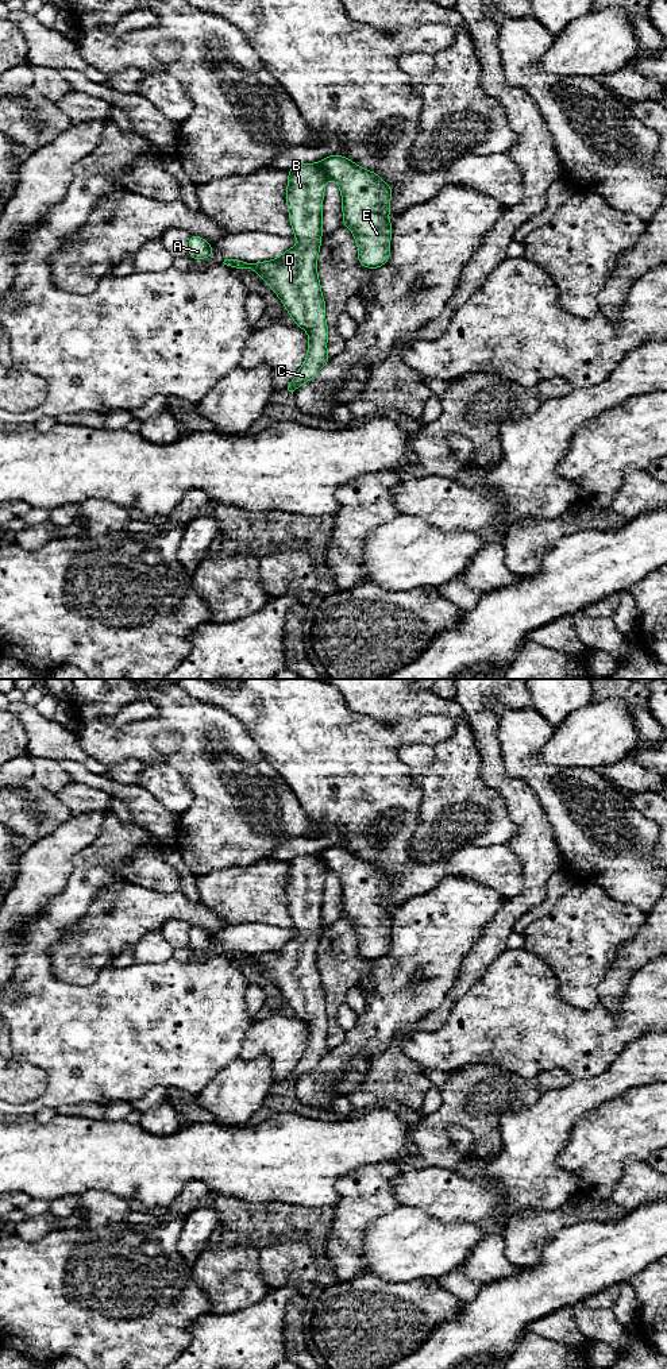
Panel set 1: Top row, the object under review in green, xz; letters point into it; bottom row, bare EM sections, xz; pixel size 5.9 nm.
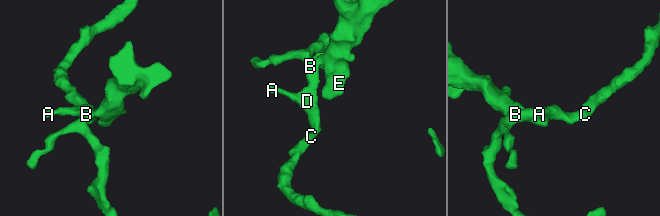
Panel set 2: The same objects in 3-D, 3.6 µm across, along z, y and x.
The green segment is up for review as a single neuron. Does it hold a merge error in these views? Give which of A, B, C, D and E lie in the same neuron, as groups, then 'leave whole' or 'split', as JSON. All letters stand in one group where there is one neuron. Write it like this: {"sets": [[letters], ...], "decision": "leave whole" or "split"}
{"sets": [["A", "B", "C", "D"], ["E"]], "decision": "split"}

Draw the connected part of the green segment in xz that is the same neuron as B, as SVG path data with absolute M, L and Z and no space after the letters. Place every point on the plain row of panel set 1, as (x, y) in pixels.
M320 855L297 856L288 864L286 895L297 937L267 953L248 955L224 950L223 955L236 960L252 960L259 965L281 990L294 1014L308 1023L306 1050L290 1076L284 1080L284 1083L294 1084L329 1052L325 992L317 968L317 946L323 925L323 887L328 867Z

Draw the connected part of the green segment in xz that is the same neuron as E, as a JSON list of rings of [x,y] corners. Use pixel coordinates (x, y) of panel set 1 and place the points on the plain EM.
[[[329,847],[320,852],[320,857],[340,878],[343,917],[354,925],[359,955],[370,960],[381,959],[390,948],[390,876],[342,847]]]

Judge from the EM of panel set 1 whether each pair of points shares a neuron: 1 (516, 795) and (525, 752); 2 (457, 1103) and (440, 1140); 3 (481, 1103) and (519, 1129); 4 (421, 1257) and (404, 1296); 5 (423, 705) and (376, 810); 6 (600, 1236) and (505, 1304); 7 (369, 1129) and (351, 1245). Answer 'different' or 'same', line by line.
1: different
2: same
3: different
4: different
5: different
6: same
7: different

